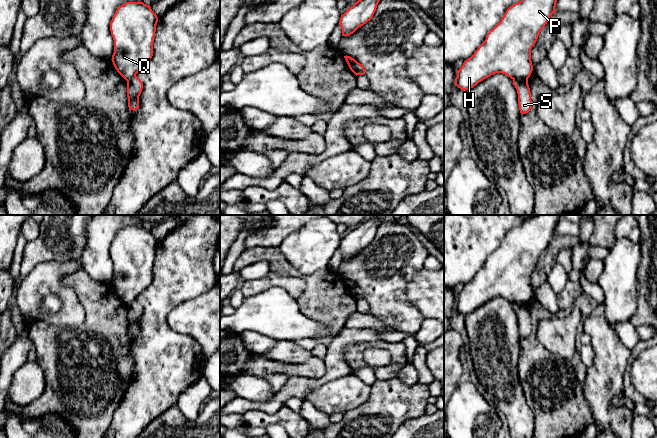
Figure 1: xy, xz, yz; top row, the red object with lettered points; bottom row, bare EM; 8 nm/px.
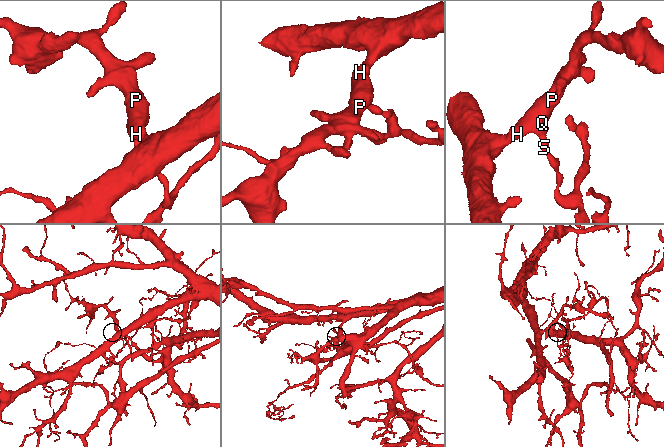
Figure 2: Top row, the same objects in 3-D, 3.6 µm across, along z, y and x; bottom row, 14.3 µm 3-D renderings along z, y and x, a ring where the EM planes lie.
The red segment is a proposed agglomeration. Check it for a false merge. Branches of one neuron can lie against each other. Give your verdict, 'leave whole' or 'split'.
split

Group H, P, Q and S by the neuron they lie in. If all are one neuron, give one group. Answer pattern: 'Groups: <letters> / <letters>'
Groups: H P Q / S

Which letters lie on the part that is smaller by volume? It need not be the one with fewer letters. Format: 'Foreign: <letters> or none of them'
Foreign: S

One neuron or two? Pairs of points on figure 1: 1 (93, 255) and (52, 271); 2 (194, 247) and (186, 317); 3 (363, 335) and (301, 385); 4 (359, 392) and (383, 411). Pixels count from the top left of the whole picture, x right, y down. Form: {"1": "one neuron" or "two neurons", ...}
{"1": "two neurons", "2": "two neurons", "3": "one neuron", "4": "two neurons"}

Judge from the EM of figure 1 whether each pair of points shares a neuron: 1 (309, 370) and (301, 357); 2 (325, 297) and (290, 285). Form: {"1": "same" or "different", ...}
{"1": "different", "2": "different"}

